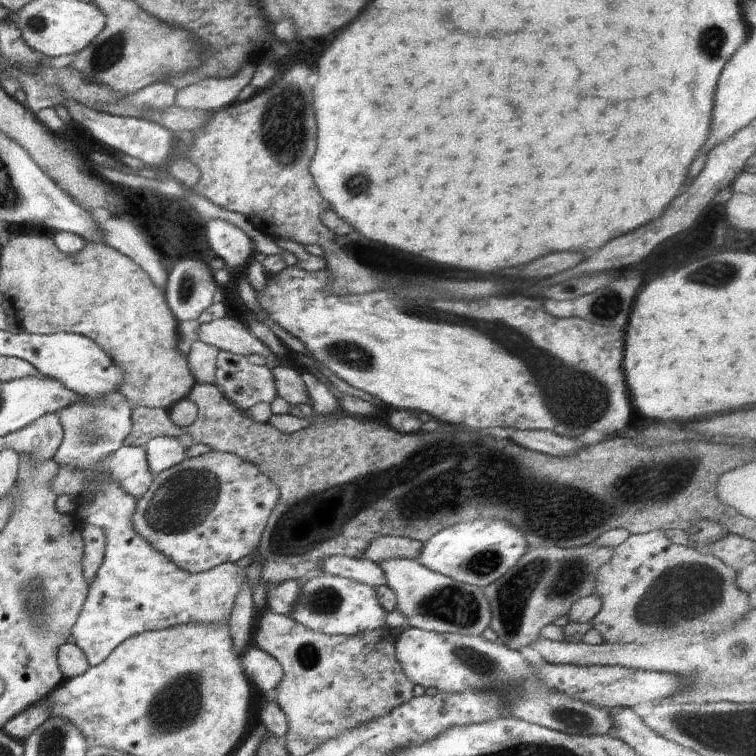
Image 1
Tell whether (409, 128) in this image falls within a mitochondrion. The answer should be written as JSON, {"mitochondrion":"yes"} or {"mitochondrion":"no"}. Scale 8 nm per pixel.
{"mitochondrion":"no"}

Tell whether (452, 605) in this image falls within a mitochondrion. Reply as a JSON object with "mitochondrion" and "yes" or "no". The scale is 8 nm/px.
{"mitochondrion":"yes"}

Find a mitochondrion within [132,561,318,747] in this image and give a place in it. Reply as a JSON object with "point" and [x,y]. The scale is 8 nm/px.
{"point":[179,703]}

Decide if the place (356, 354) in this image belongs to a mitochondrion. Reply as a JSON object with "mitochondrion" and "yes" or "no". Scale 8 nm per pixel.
{"mitochondrion":"yes"}

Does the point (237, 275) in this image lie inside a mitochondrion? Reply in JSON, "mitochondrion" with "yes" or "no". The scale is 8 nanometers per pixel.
{"mitochondrion":"no"}

